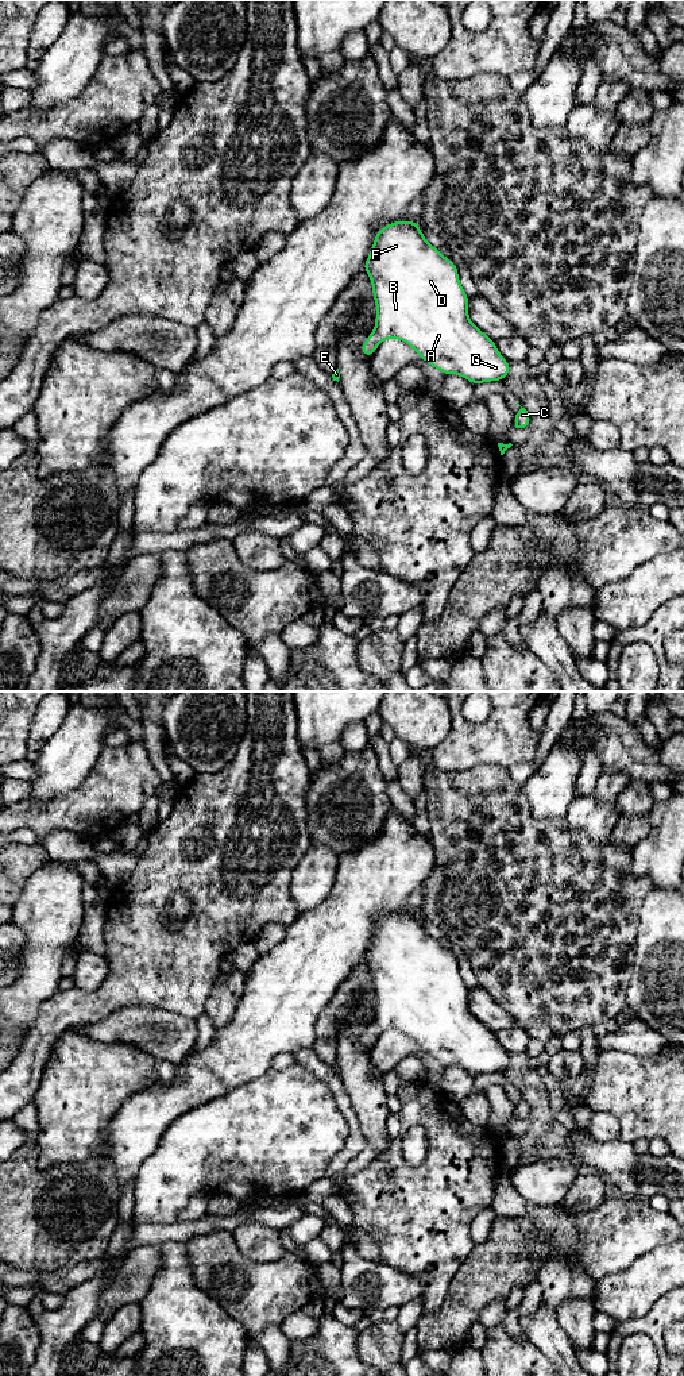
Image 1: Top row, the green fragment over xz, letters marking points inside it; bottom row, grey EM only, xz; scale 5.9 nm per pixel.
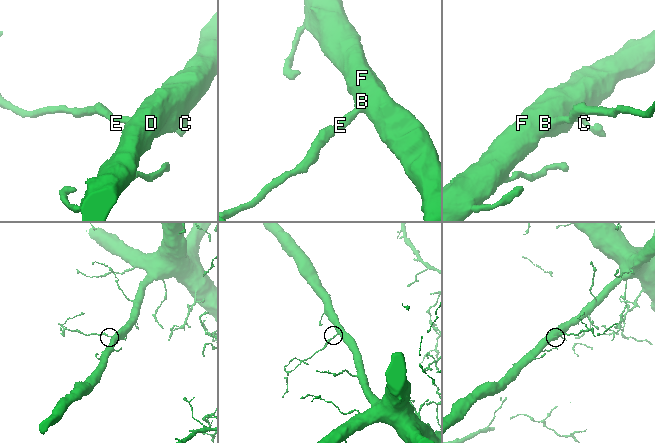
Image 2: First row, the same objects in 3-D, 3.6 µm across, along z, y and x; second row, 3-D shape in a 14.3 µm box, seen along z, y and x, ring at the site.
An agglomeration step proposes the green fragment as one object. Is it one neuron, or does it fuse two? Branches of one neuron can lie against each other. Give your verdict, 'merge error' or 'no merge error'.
no merge error

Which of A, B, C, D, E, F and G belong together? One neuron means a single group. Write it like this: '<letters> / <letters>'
A B C D E F G

